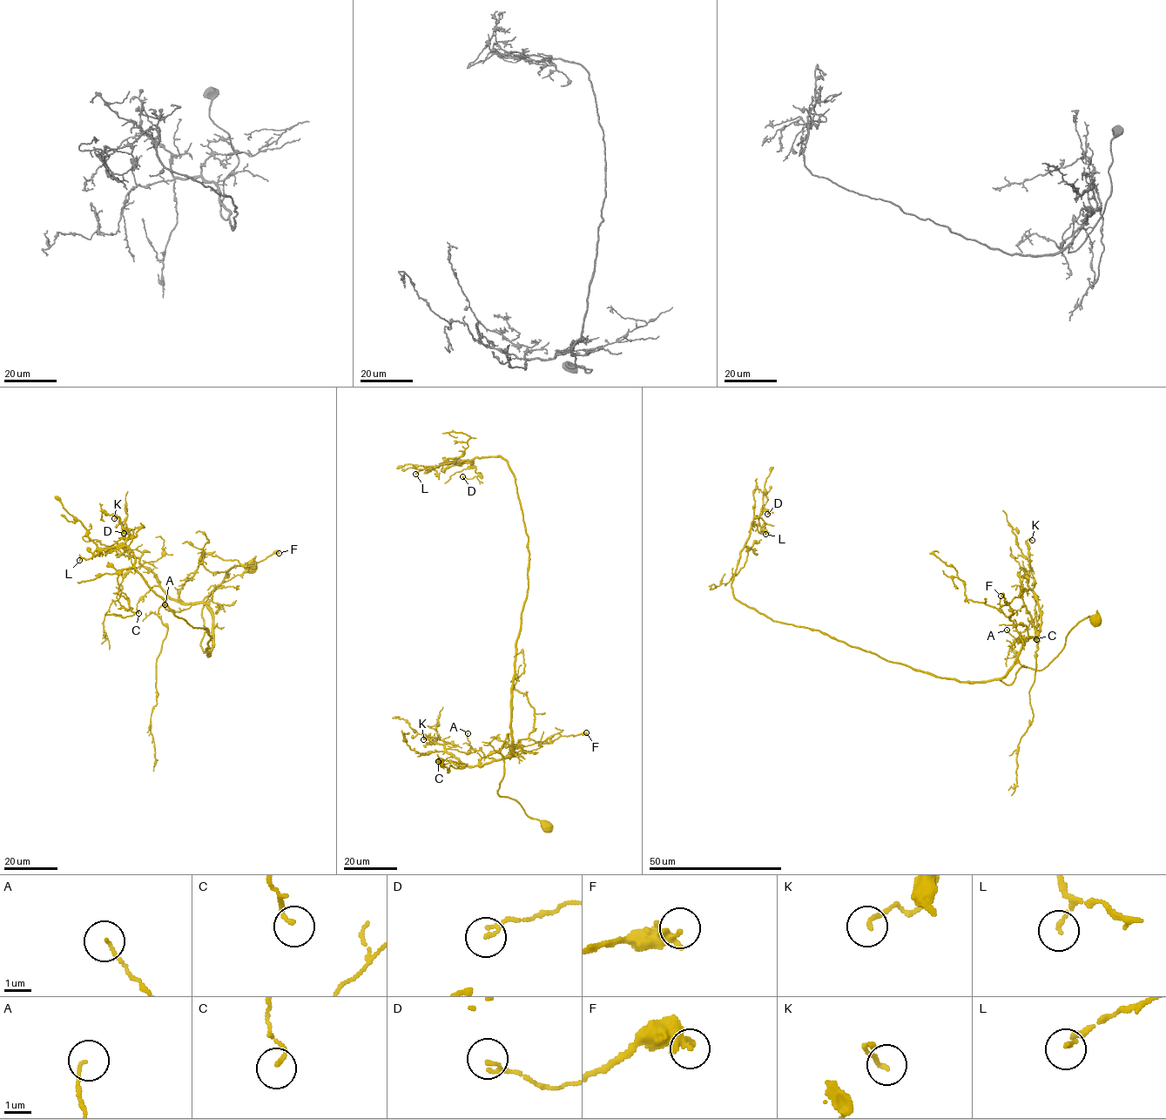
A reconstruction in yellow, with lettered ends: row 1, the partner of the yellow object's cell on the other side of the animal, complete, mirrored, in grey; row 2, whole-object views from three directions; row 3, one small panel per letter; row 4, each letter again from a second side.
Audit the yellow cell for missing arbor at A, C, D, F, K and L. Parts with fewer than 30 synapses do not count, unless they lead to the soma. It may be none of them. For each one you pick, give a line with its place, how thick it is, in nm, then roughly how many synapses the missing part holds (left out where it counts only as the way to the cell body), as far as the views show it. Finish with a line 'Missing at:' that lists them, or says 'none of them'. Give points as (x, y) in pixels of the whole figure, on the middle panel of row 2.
Missing at: none of them

